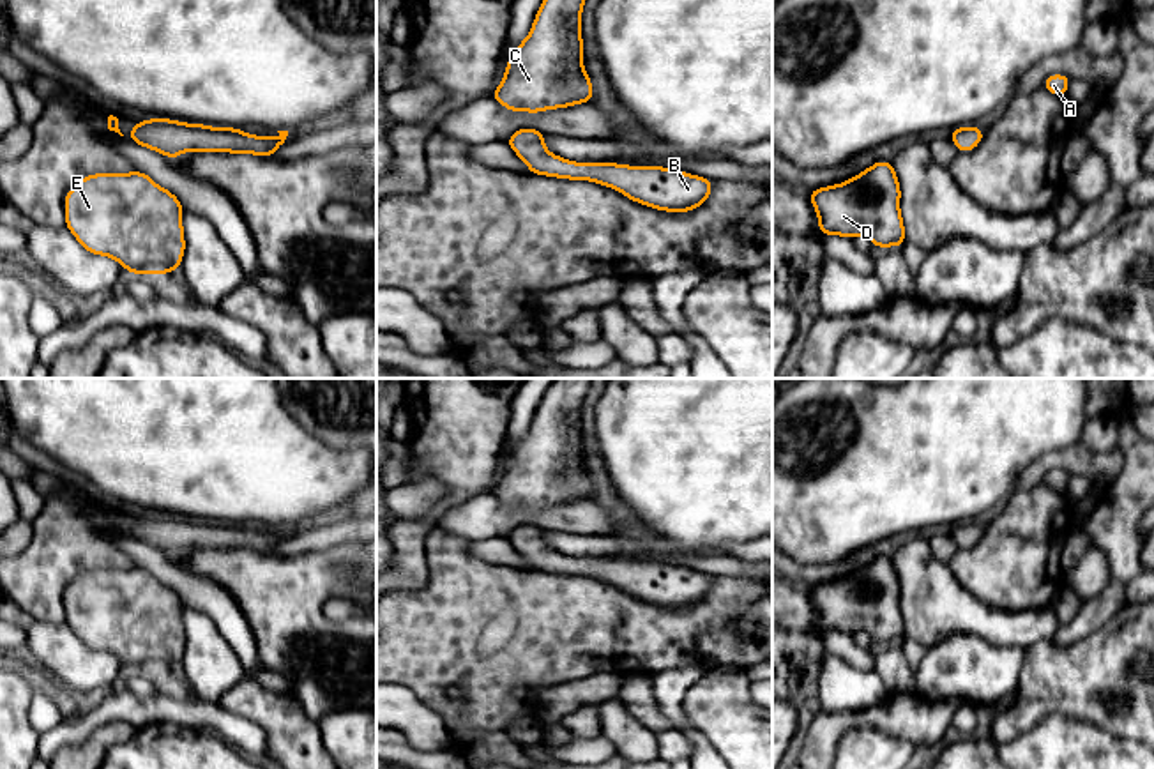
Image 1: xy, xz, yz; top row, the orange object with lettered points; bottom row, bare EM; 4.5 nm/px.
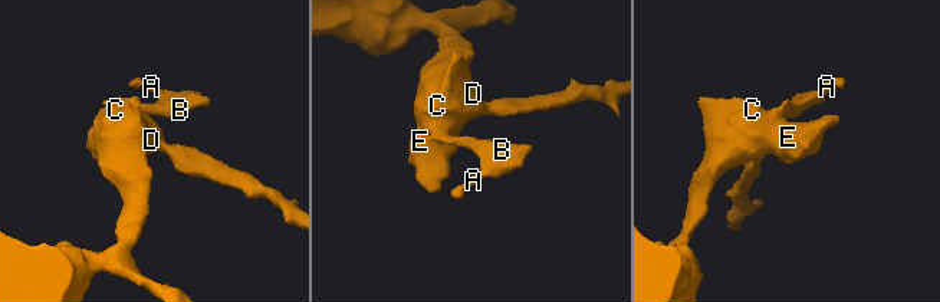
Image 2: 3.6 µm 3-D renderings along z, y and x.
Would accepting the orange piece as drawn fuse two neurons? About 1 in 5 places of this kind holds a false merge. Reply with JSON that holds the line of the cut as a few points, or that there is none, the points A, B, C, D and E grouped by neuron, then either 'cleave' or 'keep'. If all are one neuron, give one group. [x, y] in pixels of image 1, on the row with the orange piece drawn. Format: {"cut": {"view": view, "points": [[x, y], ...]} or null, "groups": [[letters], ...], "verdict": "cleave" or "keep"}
{"cut": null, "groups": [["A", "B", "C", "D", "E"]], "verdict": "keep"}

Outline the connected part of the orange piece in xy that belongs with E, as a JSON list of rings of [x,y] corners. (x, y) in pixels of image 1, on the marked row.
[[[145,171],[87,175],[67,191],[64,209],[65,226],[85,251],[117,260],[131,274],[178,270],[186,251],[184,207]]]

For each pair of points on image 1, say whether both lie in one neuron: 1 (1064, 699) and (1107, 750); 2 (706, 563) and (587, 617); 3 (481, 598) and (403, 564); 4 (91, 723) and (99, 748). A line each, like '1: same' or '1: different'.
1: different
2: different
3: different
4: different

